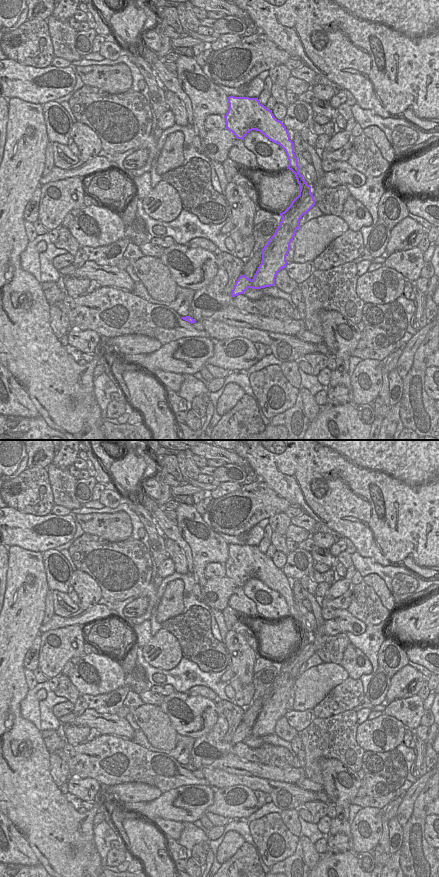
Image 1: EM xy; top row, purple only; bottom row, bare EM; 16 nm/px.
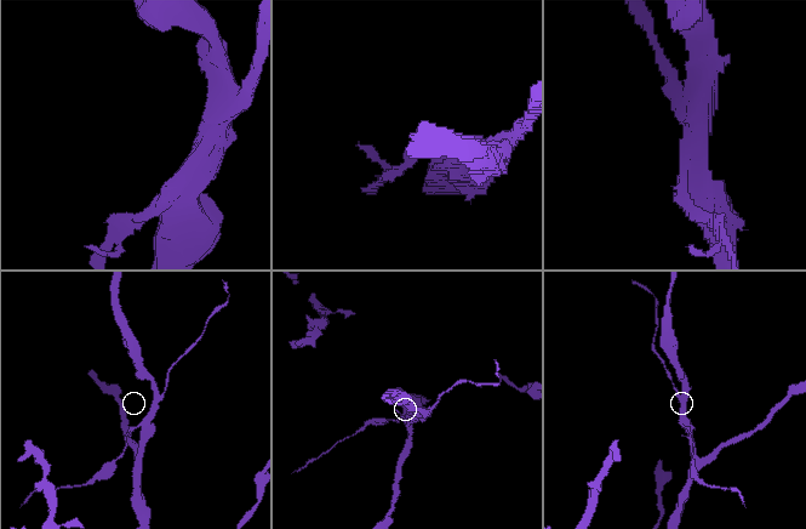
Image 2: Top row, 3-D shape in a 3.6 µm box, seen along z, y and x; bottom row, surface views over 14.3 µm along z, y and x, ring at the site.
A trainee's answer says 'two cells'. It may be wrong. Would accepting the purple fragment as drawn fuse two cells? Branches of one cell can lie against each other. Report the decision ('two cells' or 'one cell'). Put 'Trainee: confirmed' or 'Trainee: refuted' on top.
Trainee: confirmed
two cells

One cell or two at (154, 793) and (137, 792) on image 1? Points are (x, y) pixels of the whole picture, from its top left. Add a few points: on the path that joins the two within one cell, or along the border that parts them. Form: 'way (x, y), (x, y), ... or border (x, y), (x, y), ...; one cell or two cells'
way (150, 793), (141, 792); one cell

